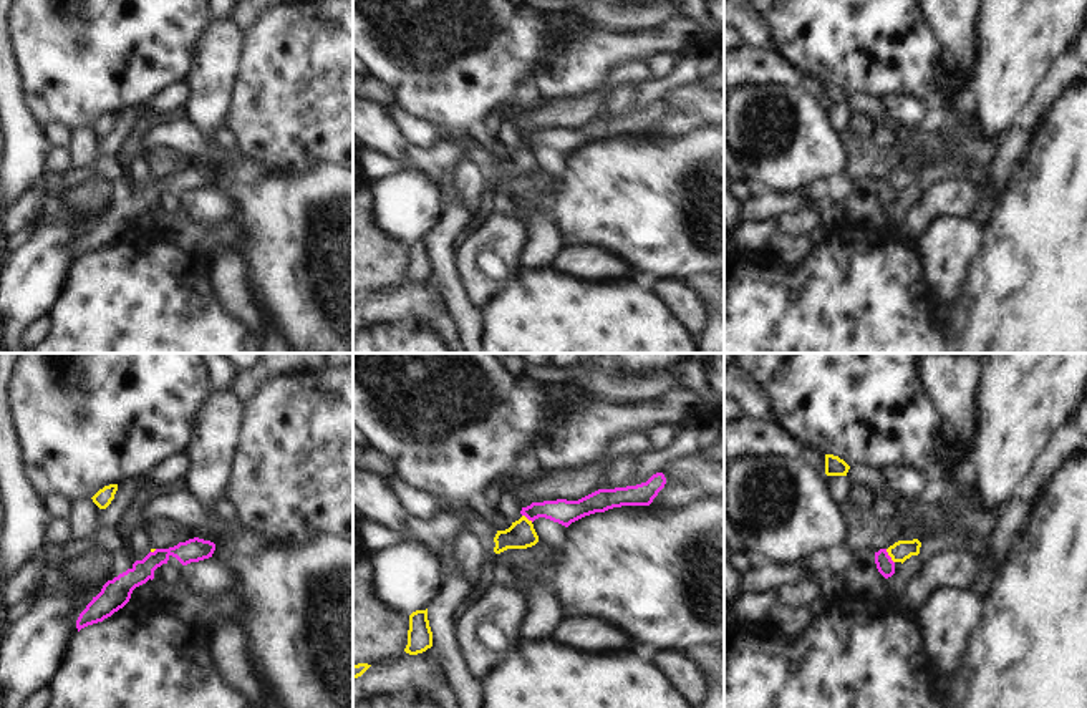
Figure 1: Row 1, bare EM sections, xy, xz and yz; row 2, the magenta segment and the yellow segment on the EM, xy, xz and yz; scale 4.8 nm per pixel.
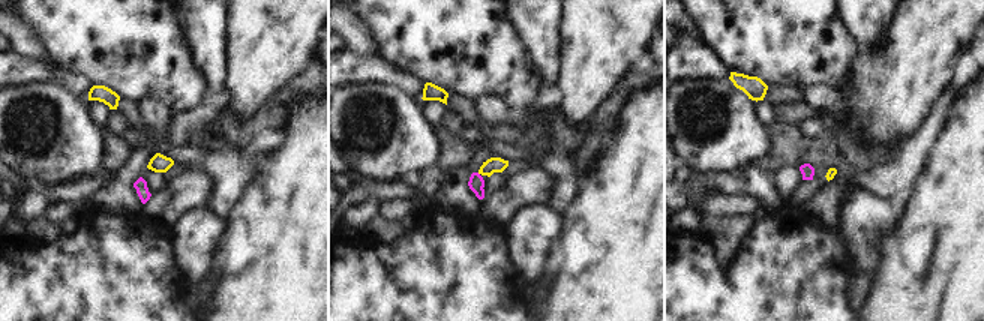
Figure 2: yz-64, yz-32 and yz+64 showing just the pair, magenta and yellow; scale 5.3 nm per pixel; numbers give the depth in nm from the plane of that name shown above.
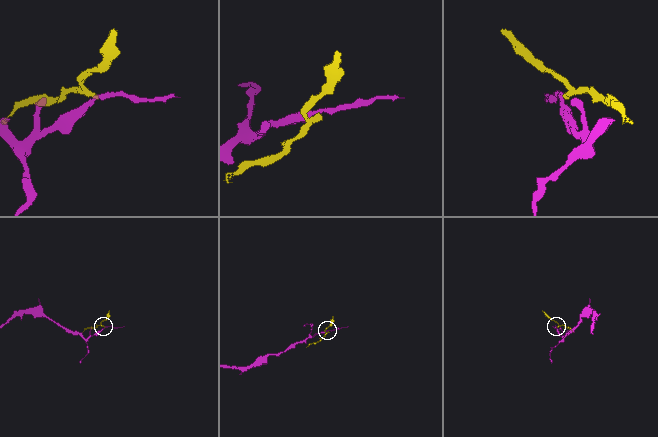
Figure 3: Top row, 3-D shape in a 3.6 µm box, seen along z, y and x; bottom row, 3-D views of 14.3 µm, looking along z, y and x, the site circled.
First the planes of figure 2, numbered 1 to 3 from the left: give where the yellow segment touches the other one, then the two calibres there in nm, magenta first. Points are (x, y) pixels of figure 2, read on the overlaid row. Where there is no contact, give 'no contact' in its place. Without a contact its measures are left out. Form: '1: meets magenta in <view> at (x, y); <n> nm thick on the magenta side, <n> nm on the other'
1: no contact
2: no contact
3: no contact

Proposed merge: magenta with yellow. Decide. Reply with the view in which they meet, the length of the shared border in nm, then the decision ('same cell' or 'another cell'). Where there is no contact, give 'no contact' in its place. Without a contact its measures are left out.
contact in yz; length 80 nm; another cell

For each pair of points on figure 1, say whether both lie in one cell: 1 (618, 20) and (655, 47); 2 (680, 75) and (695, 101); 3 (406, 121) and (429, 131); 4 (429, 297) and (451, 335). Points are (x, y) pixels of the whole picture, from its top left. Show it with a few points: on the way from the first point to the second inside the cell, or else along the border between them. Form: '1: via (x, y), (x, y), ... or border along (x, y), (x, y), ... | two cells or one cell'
1: border along (671, 22), (650, 30), (623, 33), (599, 30) | two cells
2: border along (696, 82), (670, 90), (660, 100) | two cells
3: via (411, 126), (425, 131) | one cell
4: via (433, 307), (446, 325) | one cell

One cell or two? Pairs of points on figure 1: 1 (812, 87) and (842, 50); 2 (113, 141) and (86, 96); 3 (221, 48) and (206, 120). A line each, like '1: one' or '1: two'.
1: two
2: two
3: one

